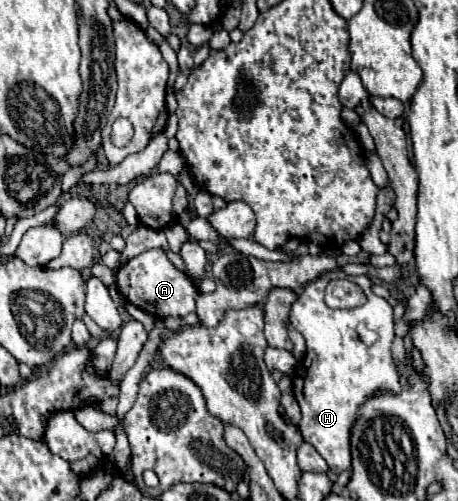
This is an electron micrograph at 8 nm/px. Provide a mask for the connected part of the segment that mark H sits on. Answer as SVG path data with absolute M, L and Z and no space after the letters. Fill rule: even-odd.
M332 270L322 276L318 276L314 282L310 282L304 292L298 296L298 300L292 304L290 310L290 322L292 326L304 336L306 340L306 354L304 360L300 362L300 370L294 374L294 396L300 404L302 410L302 420L298 424L302 438L310 442L318 454L328 462L328 468L334 474L340 474L344 470L350 470L350 426L356 418L356 410L362 402L366 402L370 396L376 392L398 392L400 382L398 382L398 370L390 354L390 344L394 340L394 322L392 322L392 306L384 300L372 294L370 290L372 280L368 276L348 276L342 270ZM336 278L346 278L352 280L362 288L366 294L366 304L352 308L352 310L332 310L324 304L324 290L330 280ZM364 324L368 330L376 332L376 340L372 344L366 344L358 332L358 326Z

